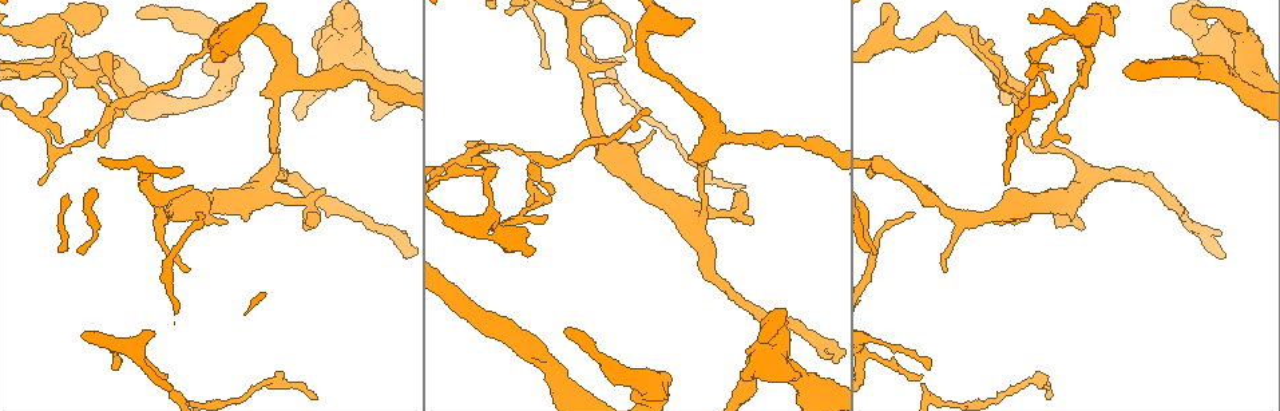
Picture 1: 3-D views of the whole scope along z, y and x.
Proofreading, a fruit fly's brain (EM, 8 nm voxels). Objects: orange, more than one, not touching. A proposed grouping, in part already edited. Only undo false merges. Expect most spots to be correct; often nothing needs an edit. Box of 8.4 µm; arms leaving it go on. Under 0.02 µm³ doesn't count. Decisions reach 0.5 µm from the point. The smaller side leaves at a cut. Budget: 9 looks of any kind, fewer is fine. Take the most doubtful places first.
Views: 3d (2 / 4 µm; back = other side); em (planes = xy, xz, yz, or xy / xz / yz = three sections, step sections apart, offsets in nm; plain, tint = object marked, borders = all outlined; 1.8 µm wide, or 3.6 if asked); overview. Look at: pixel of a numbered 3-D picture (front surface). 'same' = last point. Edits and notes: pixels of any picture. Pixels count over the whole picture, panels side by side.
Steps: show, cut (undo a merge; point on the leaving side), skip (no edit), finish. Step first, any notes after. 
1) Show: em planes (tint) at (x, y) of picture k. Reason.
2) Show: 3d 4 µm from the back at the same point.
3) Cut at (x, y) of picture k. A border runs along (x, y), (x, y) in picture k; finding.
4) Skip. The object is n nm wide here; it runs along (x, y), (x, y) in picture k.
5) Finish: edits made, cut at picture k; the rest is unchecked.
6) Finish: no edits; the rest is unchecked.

Show: em planes (tint) at (468, 158) of picture 1. Three arms meet.

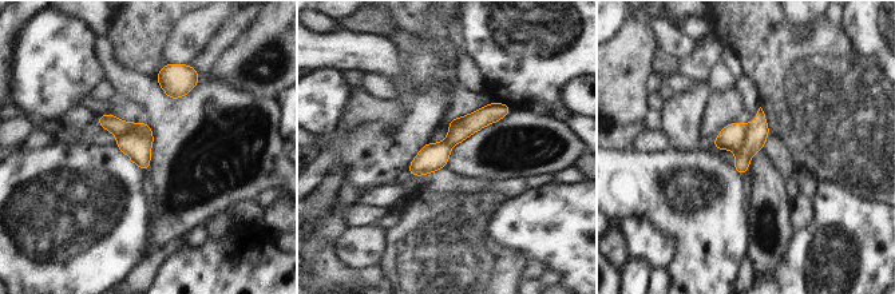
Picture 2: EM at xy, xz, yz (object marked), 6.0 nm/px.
Skip. It runs along (506, 108), (467, 124), (412, 171) in picture 2; all the same cell.

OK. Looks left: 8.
Show: em planes (plain) at (689, 220) of picture 1. Thin arm on a thick one.

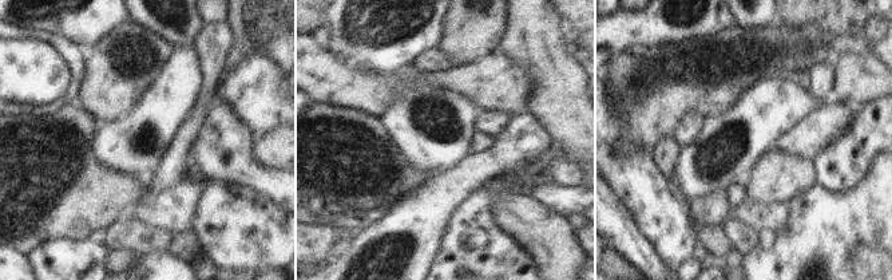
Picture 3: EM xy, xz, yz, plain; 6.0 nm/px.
Show: em planes (borders) at the same point.

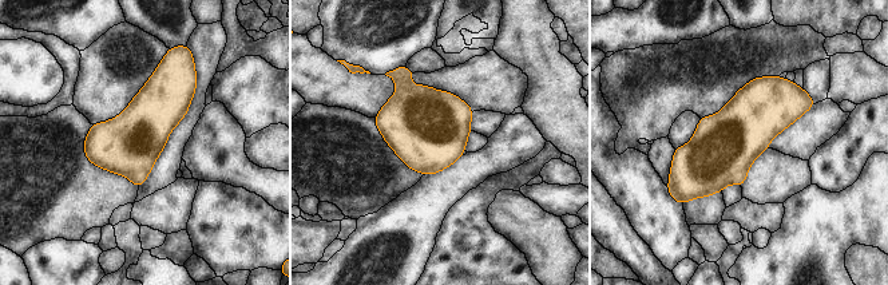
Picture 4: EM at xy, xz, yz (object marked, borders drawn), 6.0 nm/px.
Skip. The object is 360 nm wide here; continuous, no second cell.

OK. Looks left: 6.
Show: em planes (tint) at (706, 153) of picture 1. Sudden change in width.

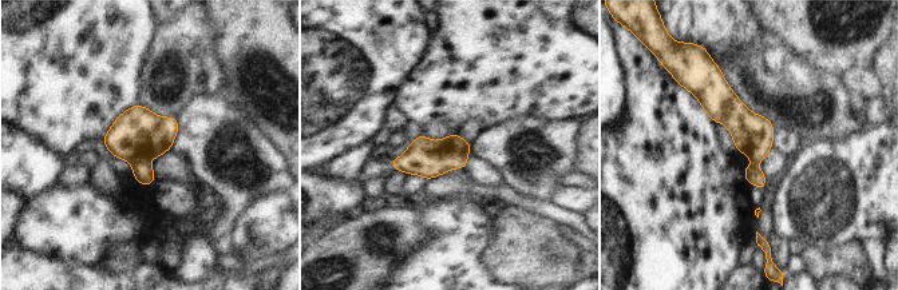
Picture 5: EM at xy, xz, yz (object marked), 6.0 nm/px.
Cut at (143, 173) of picture 5. The object is 220 nm wide here; a border runs along (145, 159), (137, 159), (133, 163) in picture 5; a second cell is stuck on.

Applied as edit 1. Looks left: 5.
Show: 3d 4 µm at (55, 29) of picture 1. Thick turns thin.

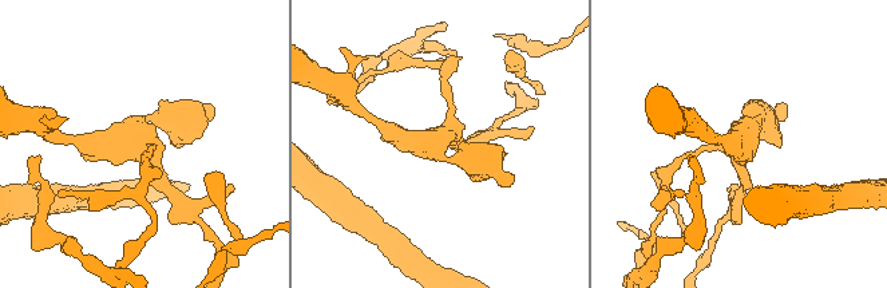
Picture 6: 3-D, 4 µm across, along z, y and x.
Show: em planes (borders) at (741, 136) of picture 6.

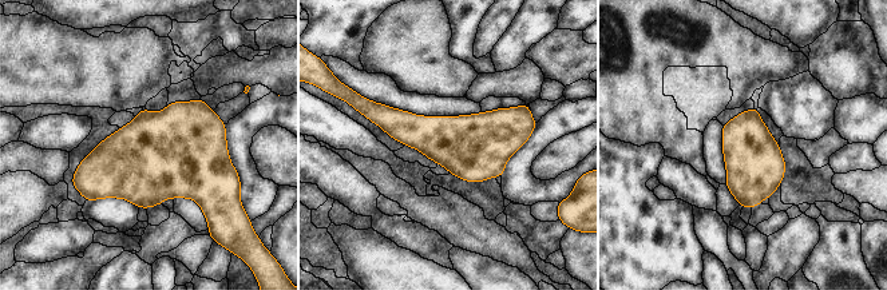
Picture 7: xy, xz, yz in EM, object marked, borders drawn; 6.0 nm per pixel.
Skip. One cell here.

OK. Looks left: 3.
Finish: edits made, cut at picture 5; the rest is unchecked.

